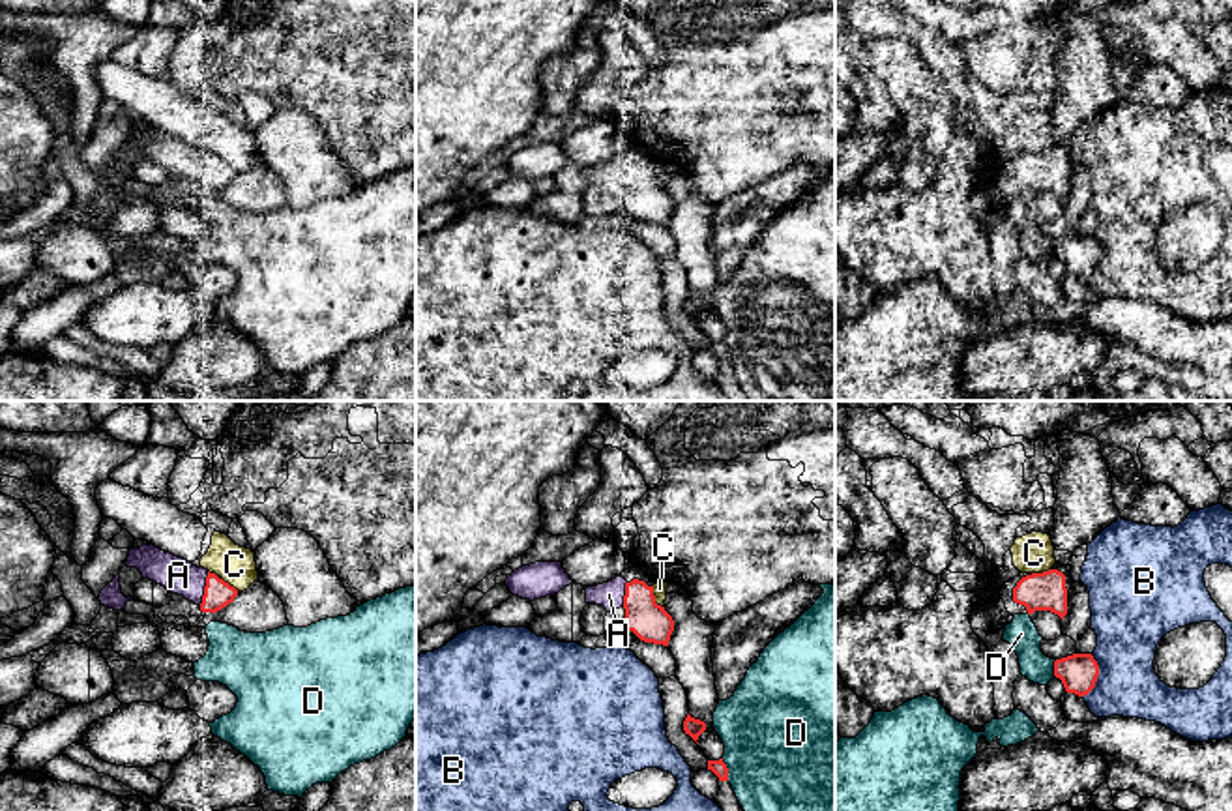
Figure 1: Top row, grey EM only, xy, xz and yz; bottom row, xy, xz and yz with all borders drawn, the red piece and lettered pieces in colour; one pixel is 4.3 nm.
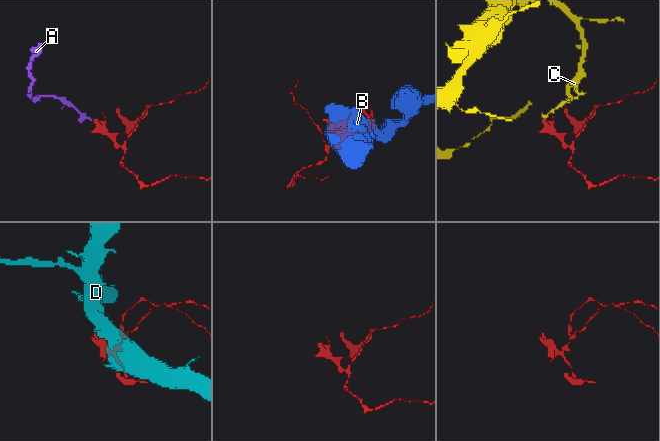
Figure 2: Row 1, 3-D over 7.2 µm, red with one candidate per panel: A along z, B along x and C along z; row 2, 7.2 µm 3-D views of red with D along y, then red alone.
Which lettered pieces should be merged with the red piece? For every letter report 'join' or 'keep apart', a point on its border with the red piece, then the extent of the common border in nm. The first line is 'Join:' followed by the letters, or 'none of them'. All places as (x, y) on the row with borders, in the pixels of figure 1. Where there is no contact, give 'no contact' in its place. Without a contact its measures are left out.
Join: A
A: join; meets red in xy at (205, 589); contact 160 nm long
B: keep apart; meets red in yz at (1098, 675); contact 200 nm long
C: keep apart; meets red in xz at (654, 598); contact 100 nm long
D: keep apart; meets red in xz at (727, 770); contact 100 nm long

